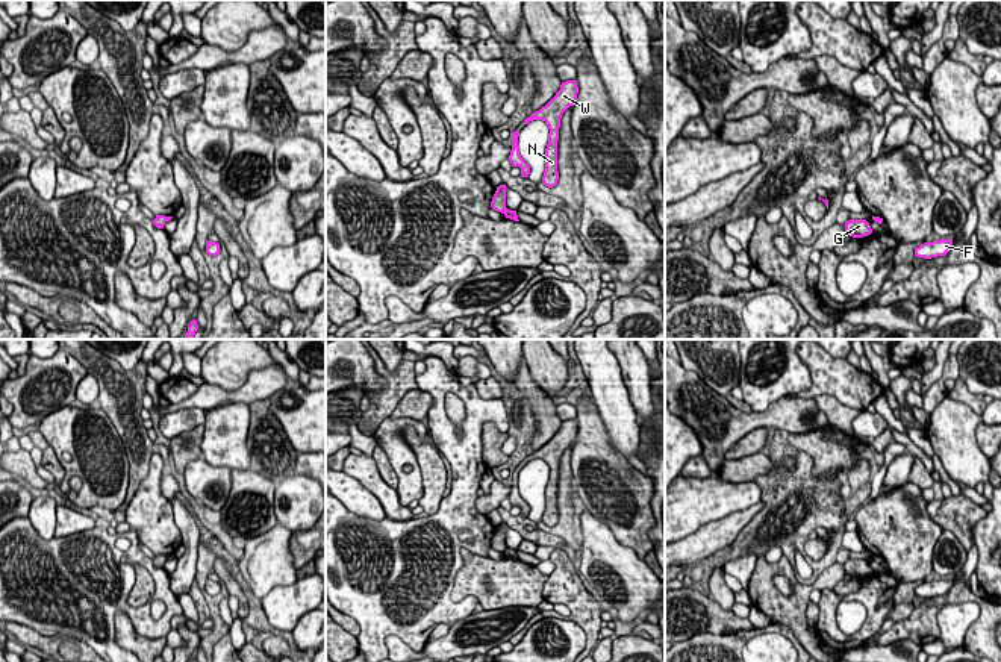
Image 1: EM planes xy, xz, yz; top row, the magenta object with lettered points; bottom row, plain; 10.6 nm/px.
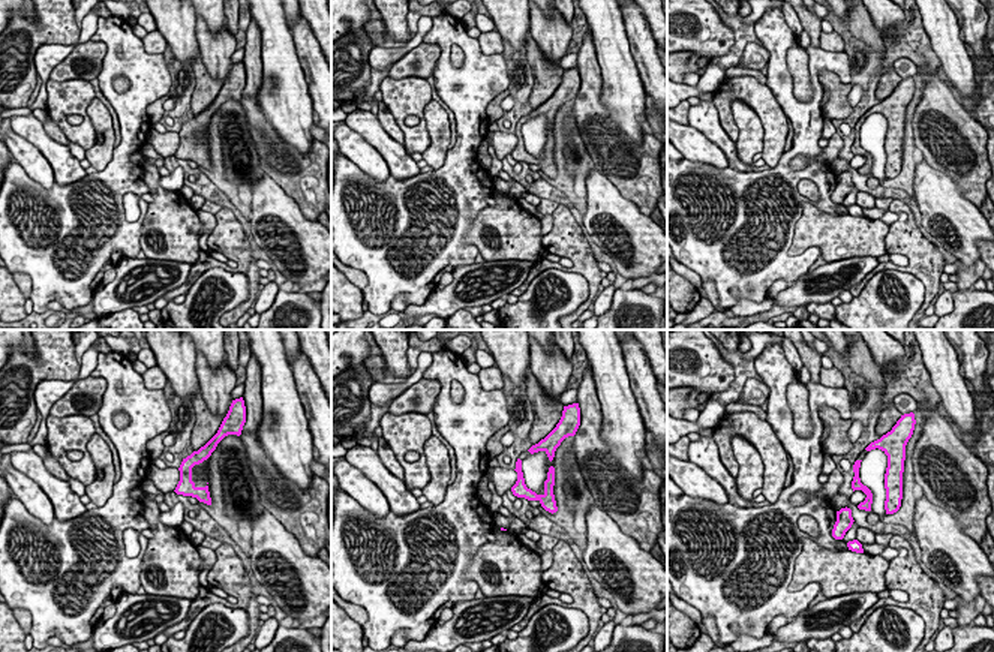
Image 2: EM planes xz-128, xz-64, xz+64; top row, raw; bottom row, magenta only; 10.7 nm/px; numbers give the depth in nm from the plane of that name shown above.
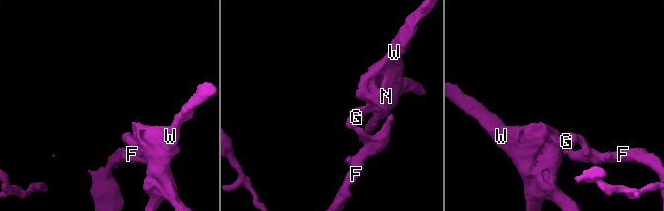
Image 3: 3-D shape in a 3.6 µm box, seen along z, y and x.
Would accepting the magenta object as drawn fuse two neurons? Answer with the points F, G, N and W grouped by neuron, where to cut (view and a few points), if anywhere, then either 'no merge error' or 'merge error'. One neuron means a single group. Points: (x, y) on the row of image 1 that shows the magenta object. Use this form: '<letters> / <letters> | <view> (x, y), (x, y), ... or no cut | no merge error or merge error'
F / G N W | xz (506, 208), (503, 212) | merge error

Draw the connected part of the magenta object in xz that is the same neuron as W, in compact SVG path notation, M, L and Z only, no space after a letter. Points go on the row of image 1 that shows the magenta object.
M575 80L562 82L560 89L556 95L539 111L533 112L524 120L529 124L533 120L542 120L548 129L548 144L545 148L545 171L542 176L542 183L548 188L557 185L557 141L559 141L559 127L563 112L574 105L578 94L578 86Z

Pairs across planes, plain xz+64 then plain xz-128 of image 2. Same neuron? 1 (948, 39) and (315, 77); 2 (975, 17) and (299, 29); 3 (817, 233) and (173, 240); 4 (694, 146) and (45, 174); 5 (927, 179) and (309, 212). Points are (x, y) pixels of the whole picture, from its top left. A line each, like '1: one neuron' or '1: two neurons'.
1: two neurons
2: one neuron
3: one neuron
4: one neuron
5: two neurons

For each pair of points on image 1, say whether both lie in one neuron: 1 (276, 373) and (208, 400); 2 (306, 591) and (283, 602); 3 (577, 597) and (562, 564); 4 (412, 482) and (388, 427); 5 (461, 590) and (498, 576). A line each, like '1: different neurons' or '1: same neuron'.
1: same neuron
2: same neuron
3: same neuron
4: same neuron
5: same neuron

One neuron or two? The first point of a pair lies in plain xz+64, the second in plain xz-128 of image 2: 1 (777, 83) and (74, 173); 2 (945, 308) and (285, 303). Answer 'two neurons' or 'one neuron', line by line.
1: two neurons
2: two neurons

